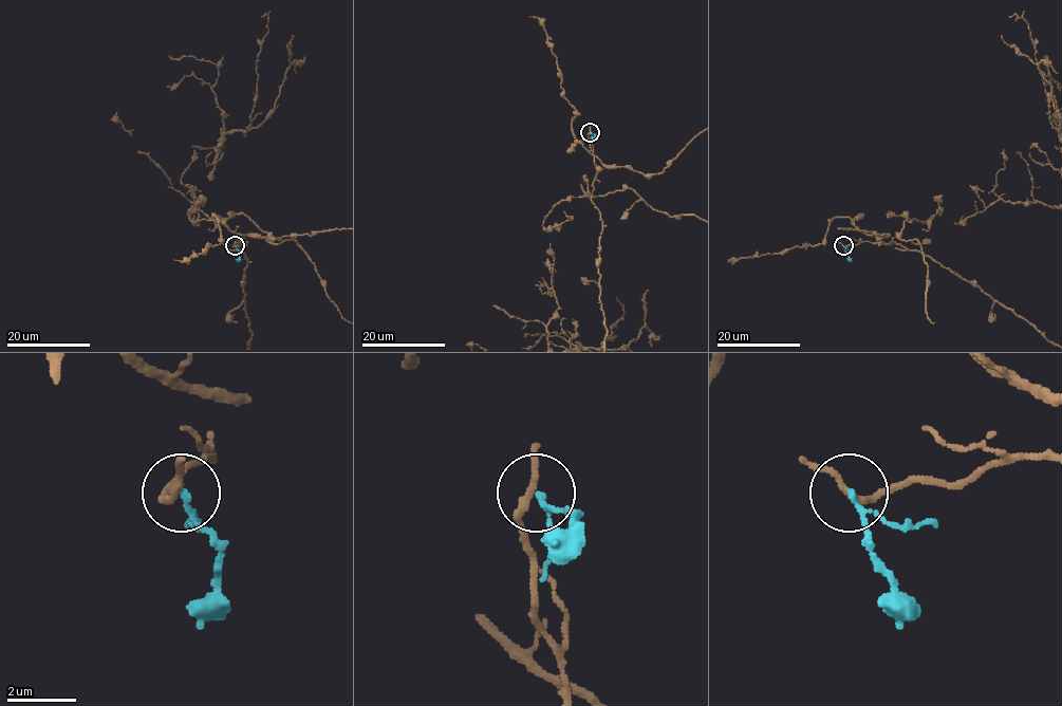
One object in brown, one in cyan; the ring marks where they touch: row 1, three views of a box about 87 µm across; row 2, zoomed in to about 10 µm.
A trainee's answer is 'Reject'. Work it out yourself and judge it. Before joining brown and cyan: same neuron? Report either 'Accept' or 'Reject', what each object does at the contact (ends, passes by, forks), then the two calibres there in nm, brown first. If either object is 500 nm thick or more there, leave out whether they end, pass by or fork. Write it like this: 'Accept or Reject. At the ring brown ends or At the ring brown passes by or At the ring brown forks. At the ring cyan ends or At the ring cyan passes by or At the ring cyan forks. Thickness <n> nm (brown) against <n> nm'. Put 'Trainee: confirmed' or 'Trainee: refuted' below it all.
Reject. At the ring brown passes by. At the ring cyan passes by. Thickness 190 nm (brown) against 120 nm
Trainee: confirmed

